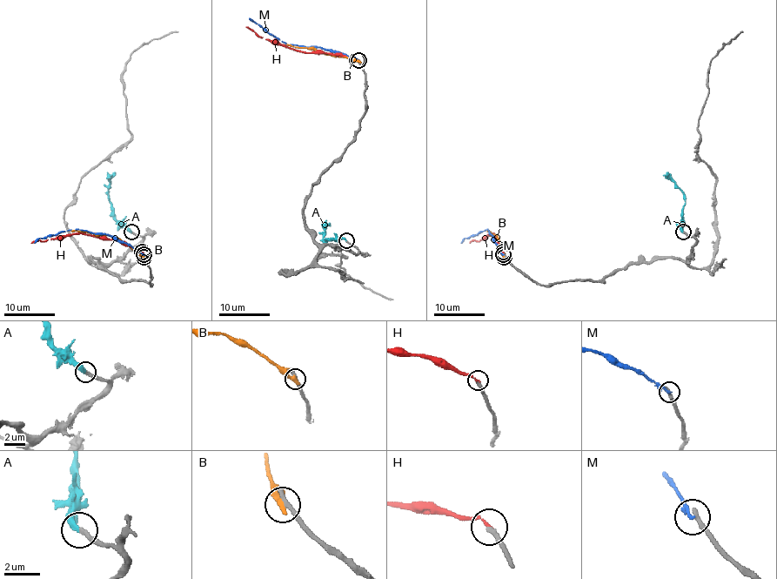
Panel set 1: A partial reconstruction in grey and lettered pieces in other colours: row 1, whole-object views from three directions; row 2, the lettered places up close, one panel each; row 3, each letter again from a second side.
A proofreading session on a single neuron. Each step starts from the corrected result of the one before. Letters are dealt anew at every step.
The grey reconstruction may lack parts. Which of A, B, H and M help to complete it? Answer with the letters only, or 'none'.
A

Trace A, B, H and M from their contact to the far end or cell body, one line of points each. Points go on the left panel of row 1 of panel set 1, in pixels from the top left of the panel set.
A: (131, 232), (115, 218), (109, 197), (110, 178), (115, 171)
B: (144, 257), (107, 234), (71, 232)
H: (142, 252), (112, 239), (78, 233), (30, 243)
M: (143, 254), (106, 234), (77, 229), (49, 234), (35, 243)

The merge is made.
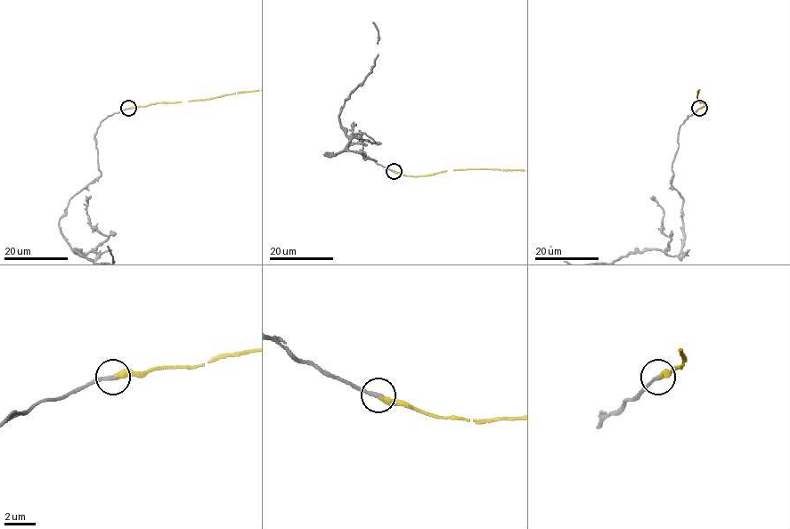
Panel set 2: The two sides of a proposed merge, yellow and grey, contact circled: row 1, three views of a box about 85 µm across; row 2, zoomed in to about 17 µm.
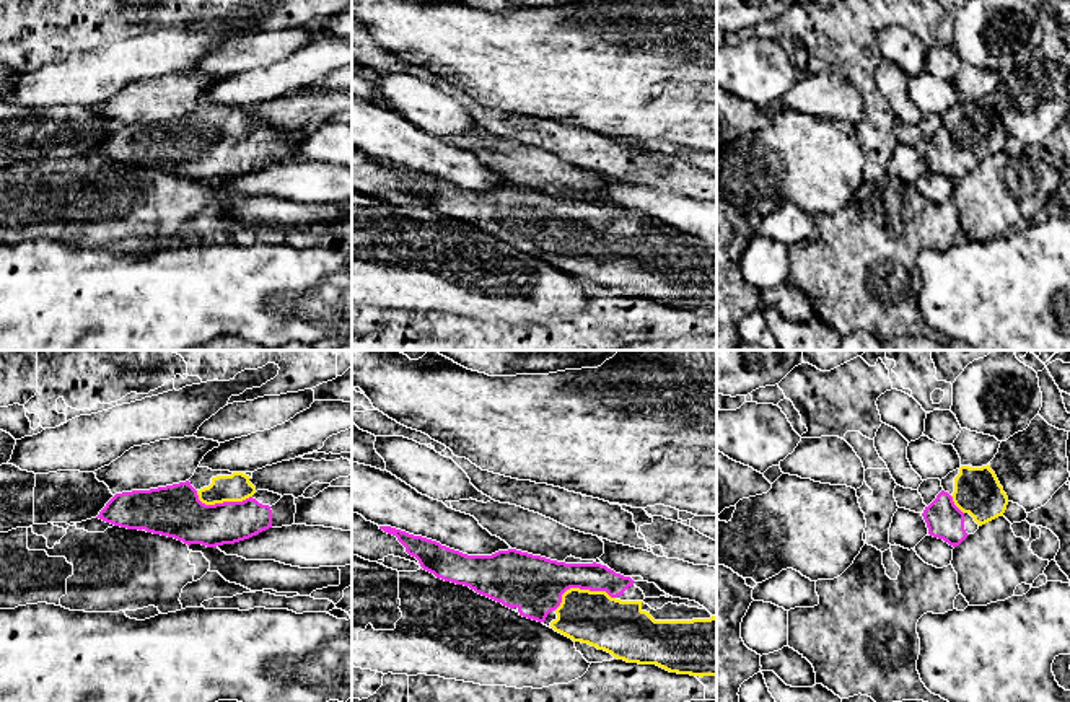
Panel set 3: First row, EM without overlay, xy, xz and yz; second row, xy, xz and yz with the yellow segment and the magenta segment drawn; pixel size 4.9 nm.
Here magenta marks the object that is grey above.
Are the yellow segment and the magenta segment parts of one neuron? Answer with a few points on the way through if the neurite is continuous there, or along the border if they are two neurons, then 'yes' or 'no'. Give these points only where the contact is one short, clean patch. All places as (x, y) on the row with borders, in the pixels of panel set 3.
runs through xz (593, 618), (580, 590), (534, 585); yes

